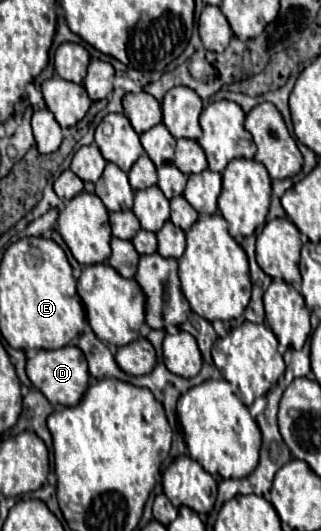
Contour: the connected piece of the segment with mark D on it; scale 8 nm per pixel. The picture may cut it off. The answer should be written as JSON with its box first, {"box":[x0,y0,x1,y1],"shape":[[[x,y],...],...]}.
{"box":[26,345,90,405],"shape":[[[68,345],[54,351],[44,351],[44,349],[38,351],[32,359],[28,359],[26,373],[32,385],[40,389],[52,405],[76,405],[82,399],[90,379],[86,357],[76,345]]]}

